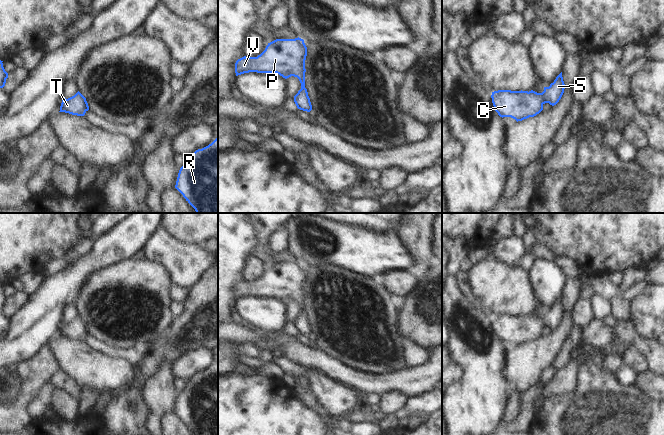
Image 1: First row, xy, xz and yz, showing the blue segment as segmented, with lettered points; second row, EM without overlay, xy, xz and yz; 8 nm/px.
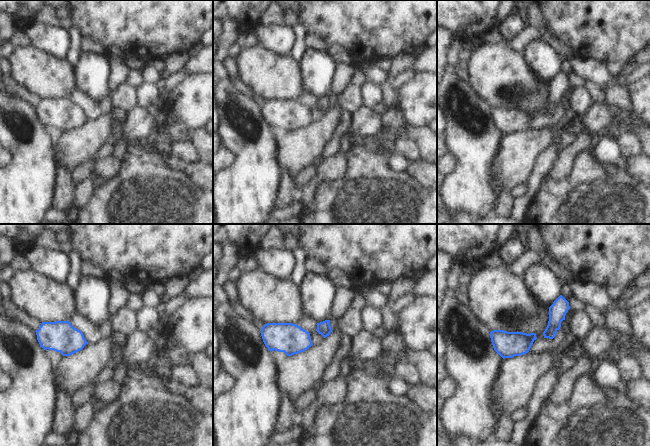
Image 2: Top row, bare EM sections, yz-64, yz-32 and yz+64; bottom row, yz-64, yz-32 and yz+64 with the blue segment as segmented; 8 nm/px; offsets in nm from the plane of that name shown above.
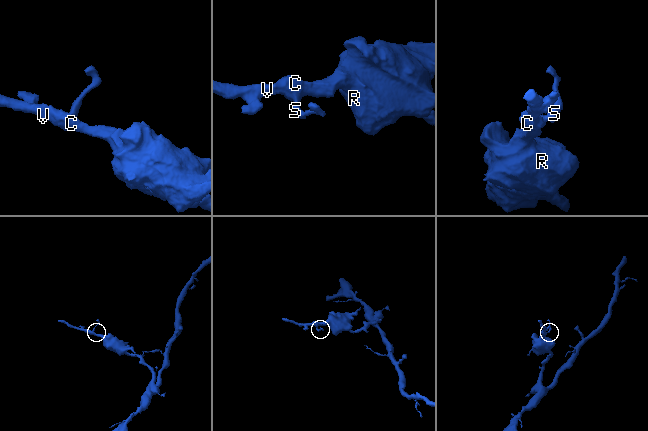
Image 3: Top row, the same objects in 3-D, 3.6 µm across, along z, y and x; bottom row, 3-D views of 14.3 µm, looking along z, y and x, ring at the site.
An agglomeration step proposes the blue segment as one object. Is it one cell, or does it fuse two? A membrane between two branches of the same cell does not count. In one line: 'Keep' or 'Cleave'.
Keep

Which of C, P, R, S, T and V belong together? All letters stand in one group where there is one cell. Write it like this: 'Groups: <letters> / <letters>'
Groups: C P R S T V

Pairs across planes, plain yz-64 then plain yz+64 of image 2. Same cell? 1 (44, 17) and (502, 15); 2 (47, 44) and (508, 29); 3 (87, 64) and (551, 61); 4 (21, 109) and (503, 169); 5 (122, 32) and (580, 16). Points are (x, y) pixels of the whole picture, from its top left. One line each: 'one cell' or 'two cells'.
1: one cell
2: one cell
3: one cell
4: two cells
5: one cell

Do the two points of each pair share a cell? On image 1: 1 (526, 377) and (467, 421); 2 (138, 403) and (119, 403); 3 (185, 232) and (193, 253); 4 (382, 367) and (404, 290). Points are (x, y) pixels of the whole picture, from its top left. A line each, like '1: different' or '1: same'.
1: different
2: same
3: different
4: different

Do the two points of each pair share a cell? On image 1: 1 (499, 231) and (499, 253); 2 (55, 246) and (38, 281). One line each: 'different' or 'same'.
1: different
2: different

